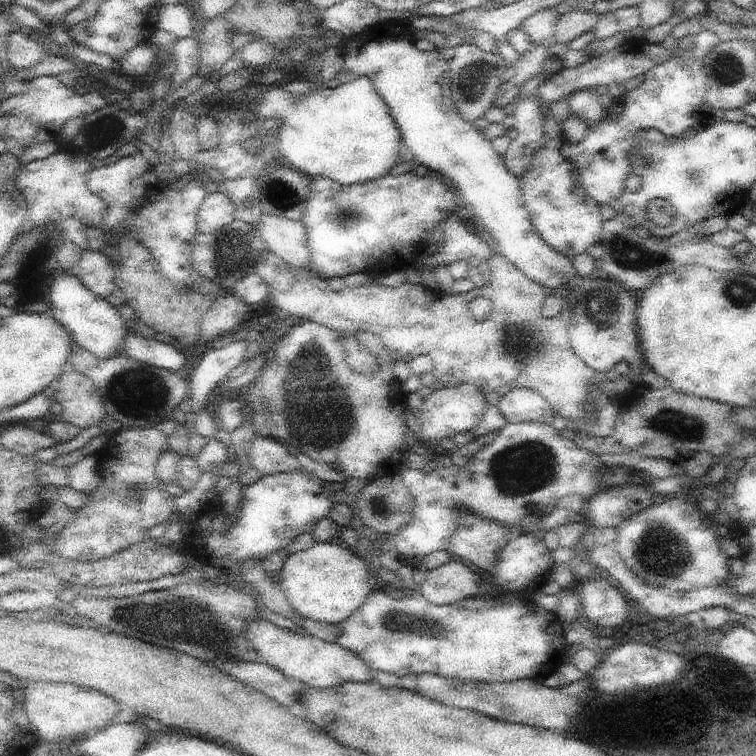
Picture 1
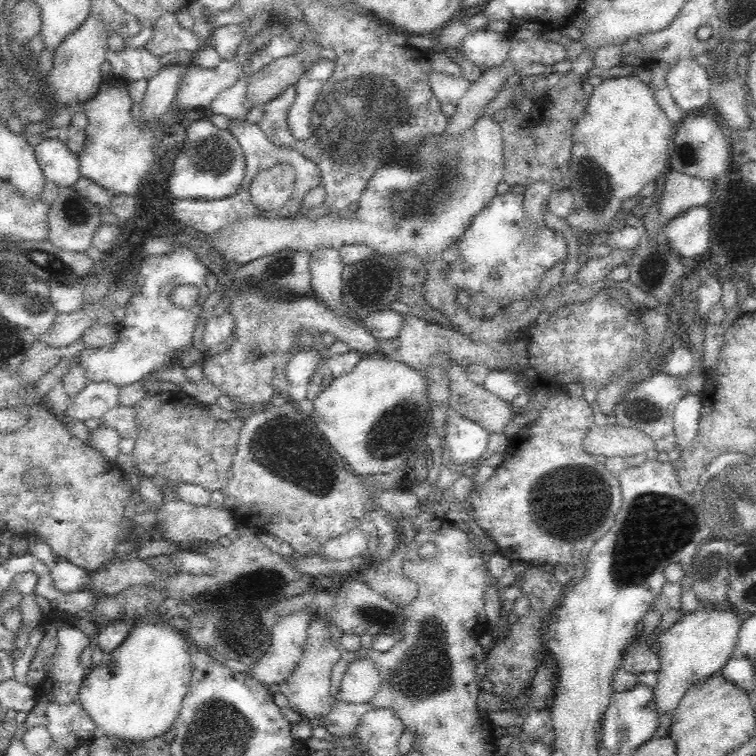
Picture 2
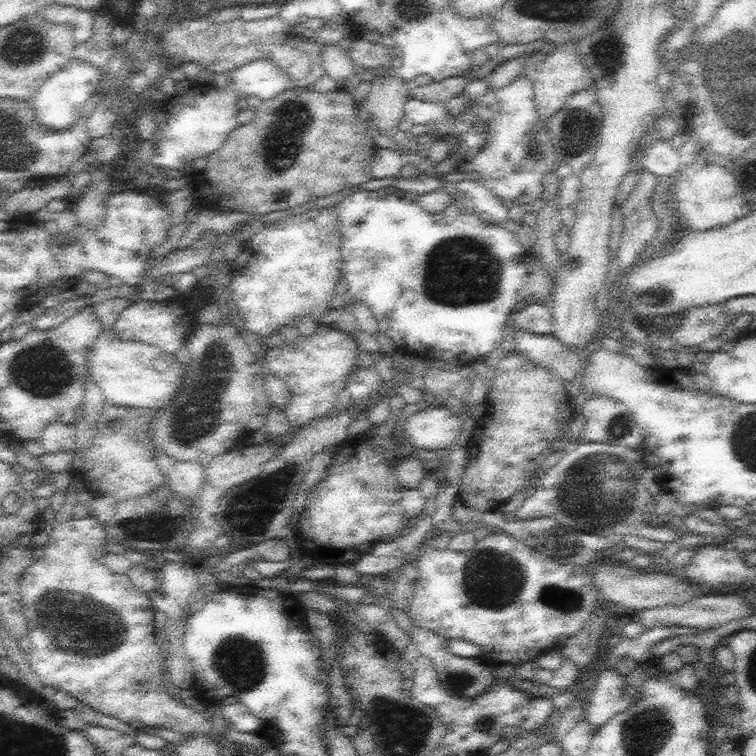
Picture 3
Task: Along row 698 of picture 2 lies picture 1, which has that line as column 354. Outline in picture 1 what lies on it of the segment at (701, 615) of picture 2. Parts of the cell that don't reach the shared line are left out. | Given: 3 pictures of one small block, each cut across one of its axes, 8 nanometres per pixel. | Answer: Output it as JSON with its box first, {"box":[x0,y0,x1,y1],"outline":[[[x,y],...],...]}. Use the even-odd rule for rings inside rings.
{"box":[245,616,373,690],"outline":[[[261,616],[245,624],[245,638],[253,646],[257,662],[279,670],[279,674],[289,680],[295,680],[299,686],[303,684],[305,688],[331,690],[335,686],[341,686],[343,682],[373,682],[373,678],[369,676],[371,670],[353,652],[341,648],[339,644],[317,640],[309,634],[295,634],[283,630]]]}

